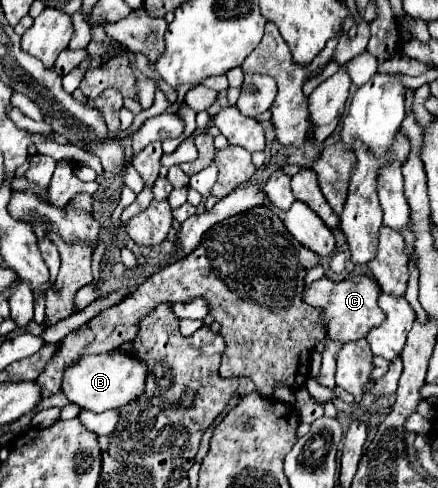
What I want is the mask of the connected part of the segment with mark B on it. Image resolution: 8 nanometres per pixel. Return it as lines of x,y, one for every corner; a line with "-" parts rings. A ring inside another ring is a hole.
126,350
92,354
92,356
80,358
78,364
72,364
68,368
68,374
64,374
62,392
68,396
70,402
78,404
84,410
92,410
92,412
118,410
138,400
144,394
146,374
148,374
146,362
138,360
136,356
128,354

